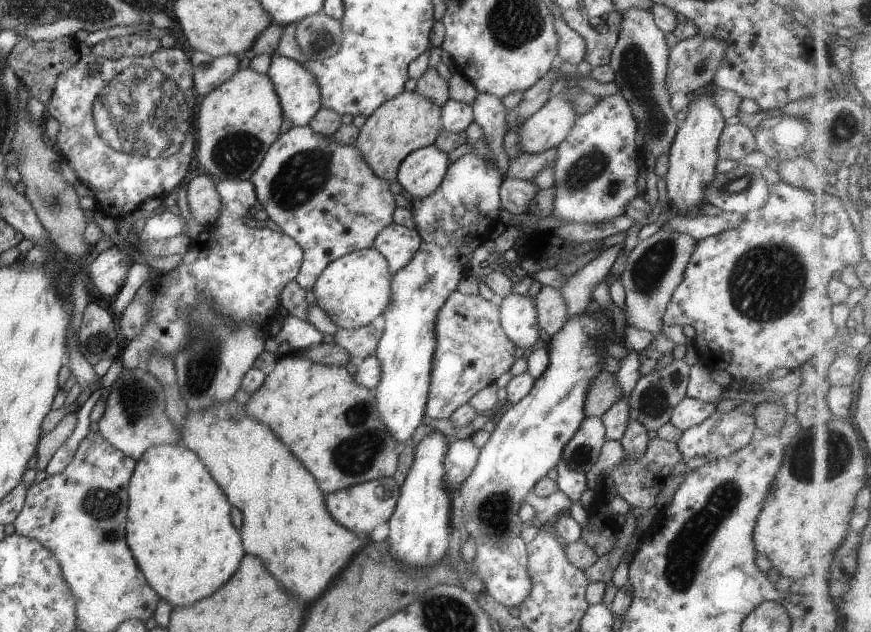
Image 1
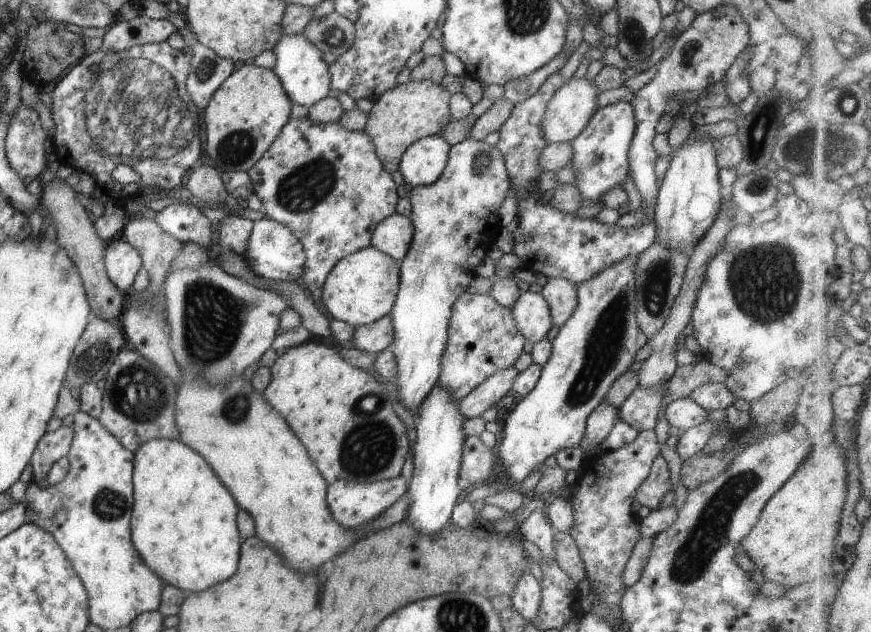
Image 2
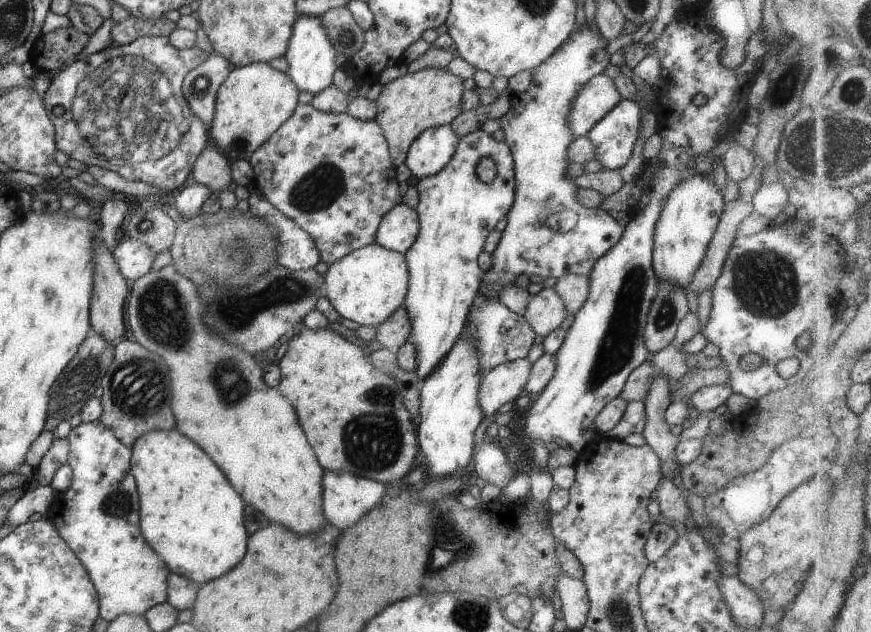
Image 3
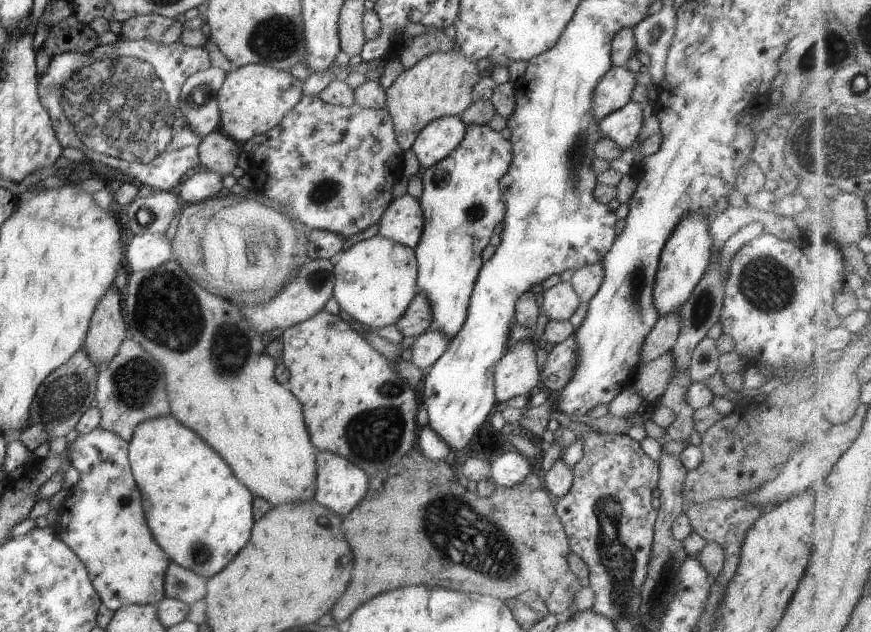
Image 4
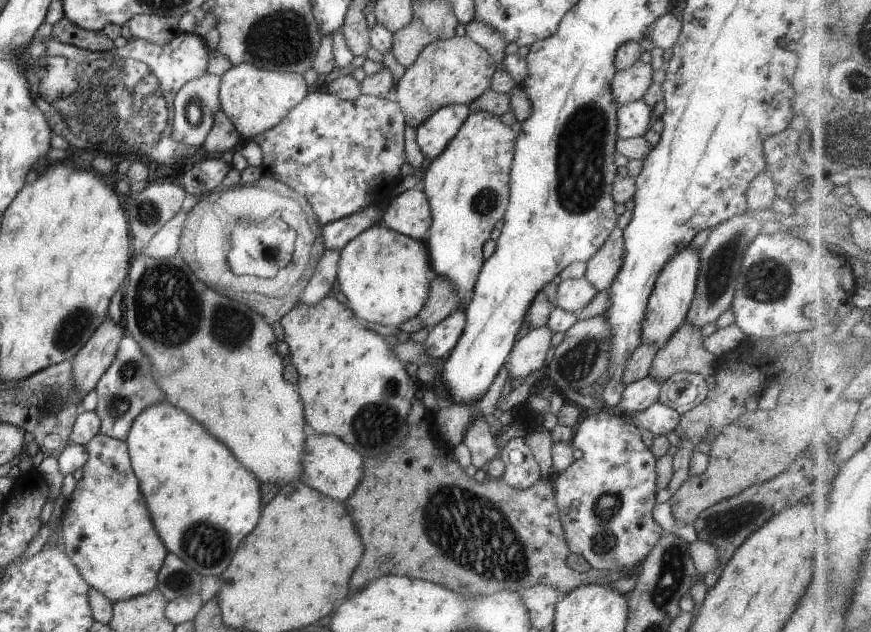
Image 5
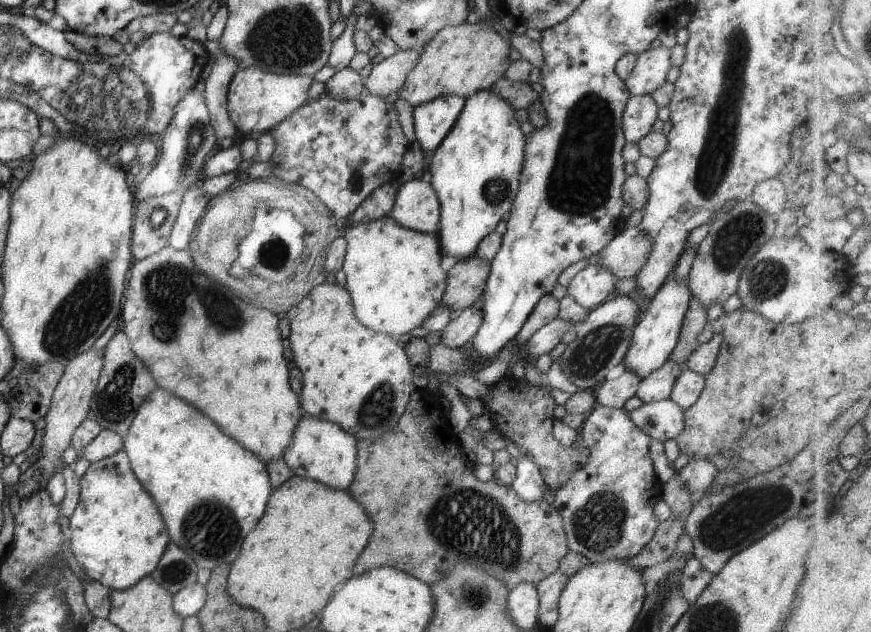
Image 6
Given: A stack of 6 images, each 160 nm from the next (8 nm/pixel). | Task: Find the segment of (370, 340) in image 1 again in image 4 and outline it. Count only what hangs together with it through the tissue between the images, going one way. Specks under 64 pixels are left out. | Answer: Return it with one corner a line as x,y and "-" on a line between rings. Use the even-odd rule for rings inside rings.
417,290
405,312
397,319
396,325
402,336
416,337
431,328
431,324
432,314
428,298

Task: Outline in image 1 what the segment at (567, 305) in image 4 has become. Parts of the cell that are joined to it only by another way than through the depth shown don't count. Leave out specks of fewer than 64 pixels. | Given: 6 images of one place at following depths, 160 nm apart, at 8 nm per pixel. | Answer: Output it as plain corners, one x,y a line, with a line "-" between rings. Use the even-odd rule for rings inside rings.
509,293
497,300
499,322
515,346
527,350
539,343
539,324
533,301
526,295

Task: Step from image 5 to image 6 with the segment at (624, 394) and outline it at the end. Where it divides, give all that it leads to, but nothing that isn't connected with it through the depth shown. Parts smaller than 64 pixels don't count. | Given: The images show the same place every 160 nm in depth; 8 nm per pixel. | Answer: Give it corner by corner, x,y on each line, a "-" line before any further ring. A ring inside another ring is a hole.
667,359
657,370
651,371
638,382
634,395
643,403
654,403
667,399
682,369
682,365

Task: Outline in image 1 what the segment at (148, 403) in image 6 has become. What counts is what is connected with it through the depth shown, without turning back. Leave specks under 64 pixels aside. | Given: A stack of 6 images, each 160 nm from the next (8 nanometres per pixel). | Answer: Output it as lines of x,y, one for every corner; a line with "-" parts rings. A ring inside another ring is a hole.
177,445
150,446
136,460
128,482
128,507
124,537
138,569
160,600
171,606
193,604
221,586
243,558
239,532
229,520
230,502
213,480
202,460
188,448

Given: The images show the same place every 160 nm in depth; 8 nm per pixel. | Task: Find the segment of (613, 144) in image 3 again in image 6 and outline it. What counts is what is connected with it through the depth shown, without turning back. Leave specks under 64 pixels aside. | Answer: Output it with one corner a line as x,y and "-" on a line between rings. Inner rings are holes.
650,94
631,95
622,112
622,131
625,142
636,144
643,138
657,118
658,106

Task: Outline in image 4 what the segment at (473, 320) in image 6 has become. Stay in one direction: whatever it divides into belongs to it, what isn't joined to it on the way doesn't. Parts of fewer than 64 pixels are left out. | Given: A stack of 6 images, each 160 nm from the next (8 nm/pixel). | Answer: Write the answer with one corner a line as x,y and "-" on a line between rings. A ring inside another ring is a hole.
429,328
416,336
416,339
405,353
405,357
418,369
427,371
427,368
445,352
449,343
450,338
446,338
439,329

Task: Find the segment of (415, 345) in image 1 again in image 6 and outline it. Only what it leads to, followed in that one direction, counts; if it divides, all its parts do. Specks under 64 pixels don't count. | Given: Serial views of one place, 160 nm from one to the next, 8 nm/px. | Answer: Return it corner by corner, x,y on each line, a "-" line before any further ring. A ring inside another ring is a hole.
481,89
464,98
463,108
455,119
450,131
431,153
429,169
425,177
429,180
438,198
440,219
435,235
441,255
464,259
473,255
477,243
490,232
501,216
508,212
515,198
519,175
524,158
526,136
519,129
520,122
515,119
515,110
511,105
489,89

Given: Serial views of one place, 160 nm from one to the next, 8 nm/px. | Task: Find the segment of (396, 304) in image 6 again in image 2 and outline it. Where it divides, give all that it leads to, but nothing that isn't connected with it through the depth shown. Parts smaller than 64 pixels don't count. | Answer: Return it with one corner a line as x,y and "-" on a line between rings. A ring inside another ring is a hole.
371,245
342,256
327,273
320,300
333,319
358,327
386,315
396,299
400,261

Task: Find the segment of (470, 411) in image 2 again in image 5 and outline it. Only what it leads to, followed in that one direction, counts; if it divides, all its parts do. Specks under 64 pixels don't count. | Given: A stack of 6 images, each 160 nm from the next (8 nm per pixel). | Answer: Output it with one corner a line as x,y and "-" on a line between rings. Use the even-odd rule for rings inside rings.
543,326
534,328
525,334
525,336
516,339
505,362
508,366
508,377
511,377
510,380
512,384
516,385
517,383
514,383
516,378
524,378
531,371
537,369
543,370
546,365
546,360
544,358
547,355
547,349
550,347
549,338
551,338
552,335
549,328

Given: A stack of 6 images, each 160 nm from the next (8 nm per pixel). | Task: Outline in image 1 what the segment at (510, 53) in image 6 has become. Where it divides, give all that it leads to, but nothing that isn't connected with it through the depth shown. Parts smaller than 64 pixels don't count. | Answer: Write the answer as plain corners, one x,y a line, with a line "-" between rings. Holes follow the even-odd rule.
416,90
403,91
373,110
373,114
366,118
358,131
354,147
377,178
391,183
396,179
397,169
403,158
413,150
433,143
441,129
440,108

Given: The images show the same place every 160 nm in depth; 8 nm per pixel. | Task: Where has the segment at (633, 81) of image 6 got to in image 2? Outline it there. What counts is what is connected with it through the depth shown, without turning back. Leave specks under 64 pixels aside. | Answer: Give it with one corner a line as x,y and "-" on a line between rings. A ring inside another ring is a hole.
582,77
567,81
547,103
543,118
540,122
542,137
548,143
570,142
585,128
590,116
599,108
596,103
597,95
601,91
595,87
592,79

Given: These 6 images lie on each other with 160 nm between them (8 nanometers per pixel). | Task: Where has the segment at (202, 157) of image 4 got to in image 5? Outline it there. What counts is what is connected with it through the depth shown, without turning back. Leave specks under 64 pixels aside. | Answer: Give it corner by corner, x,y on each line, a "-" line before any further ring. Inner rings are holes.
219,108
215,111
214,121
206,134
203,150
209,156
222,154
226,150
234,150
242,142
240,134
234,129
231,121

